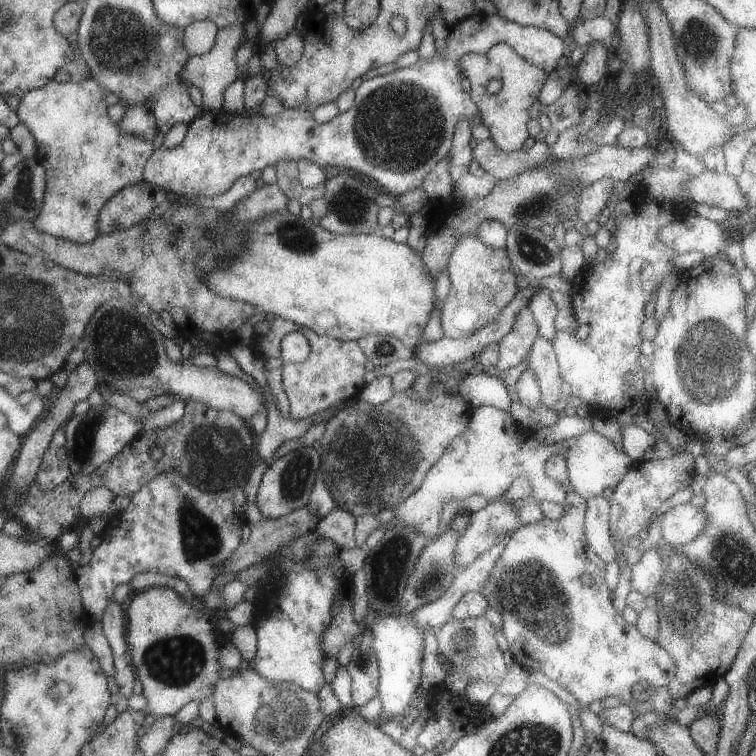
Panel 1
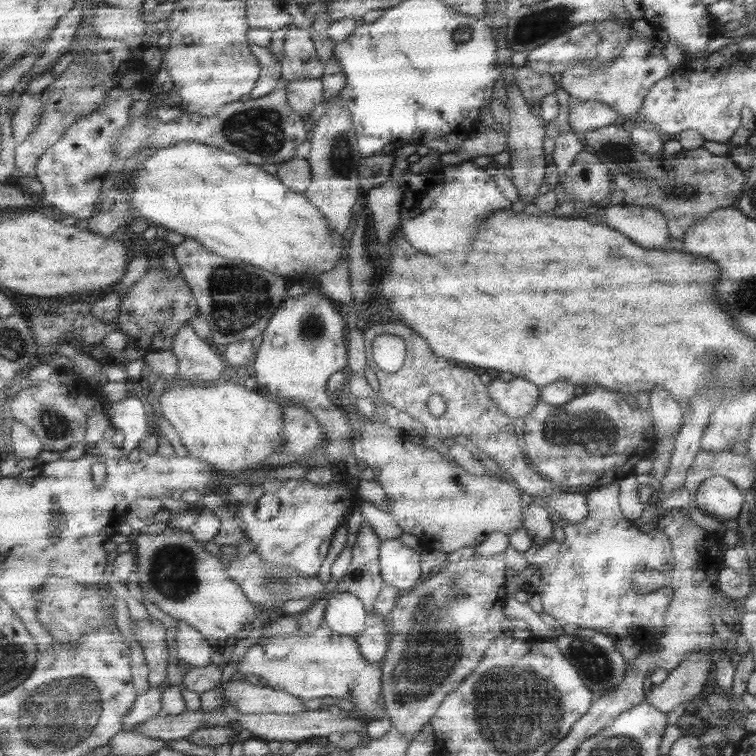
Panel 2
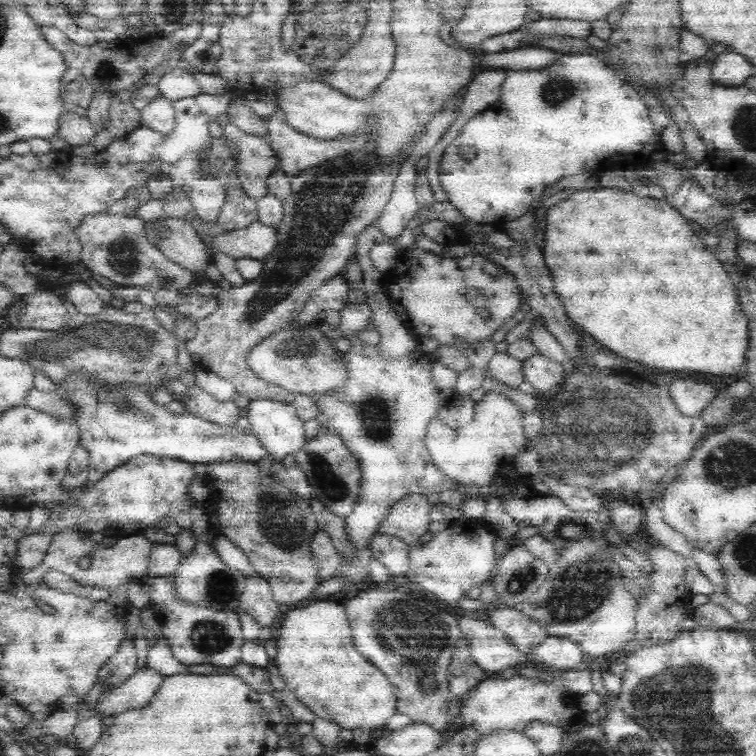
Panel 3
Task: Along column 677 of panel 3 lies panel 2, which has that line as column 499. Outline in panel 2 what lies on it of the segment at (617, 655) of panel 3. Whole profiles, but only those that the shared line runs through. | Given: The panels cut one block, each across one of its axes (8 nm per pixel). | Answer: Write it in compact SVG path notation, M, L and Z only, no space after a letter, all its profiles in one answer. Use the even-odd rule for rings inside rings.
M503 553L491 555L489 557L469 557L463 561L446 563L435 574L417 580L416 584L405 594L399 597L391 612L387 615L387 630L388 630L388 646L380 666L381 678L381 695L384 701L385 711L388 720L391 722L391 728L395 728L401 732L408 742L410 742L421 729L430 720L430 716L435 712L437 706L449 694L455 686L461 684L461 680L465 679L481 661L481 658L486 654L488 647L501 635L505 634L505 630L501 628L501 622L506 619L503 613L503 606L506 600L506 592L504 585L505 580L505 563L503 563Z

